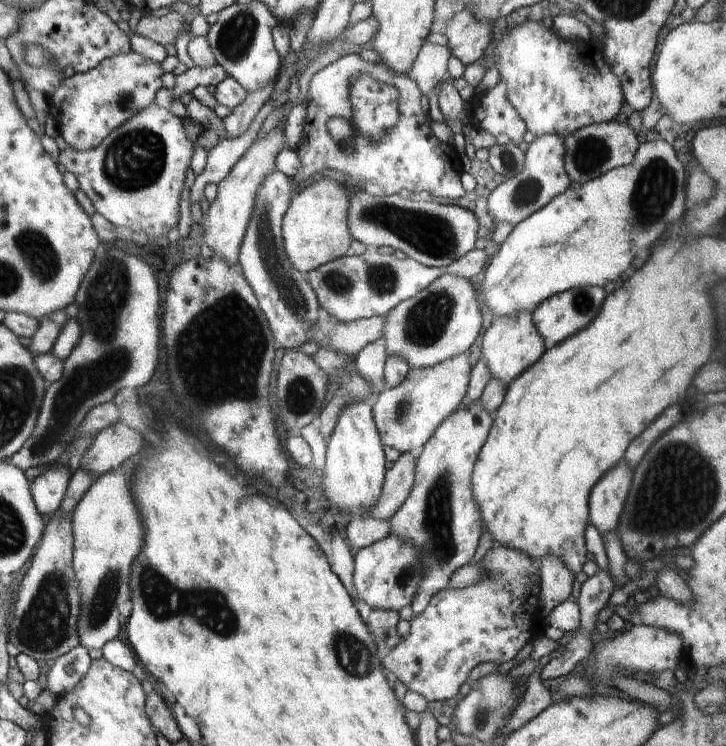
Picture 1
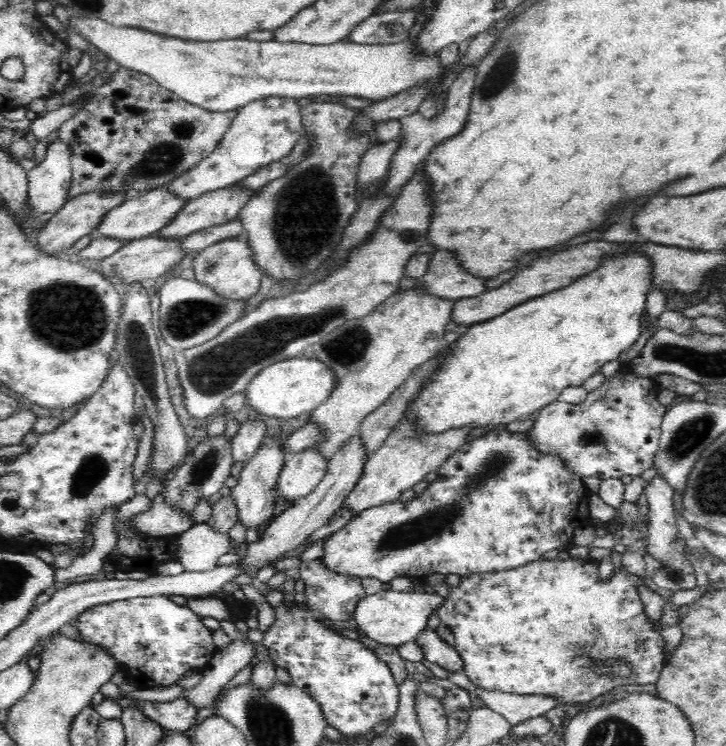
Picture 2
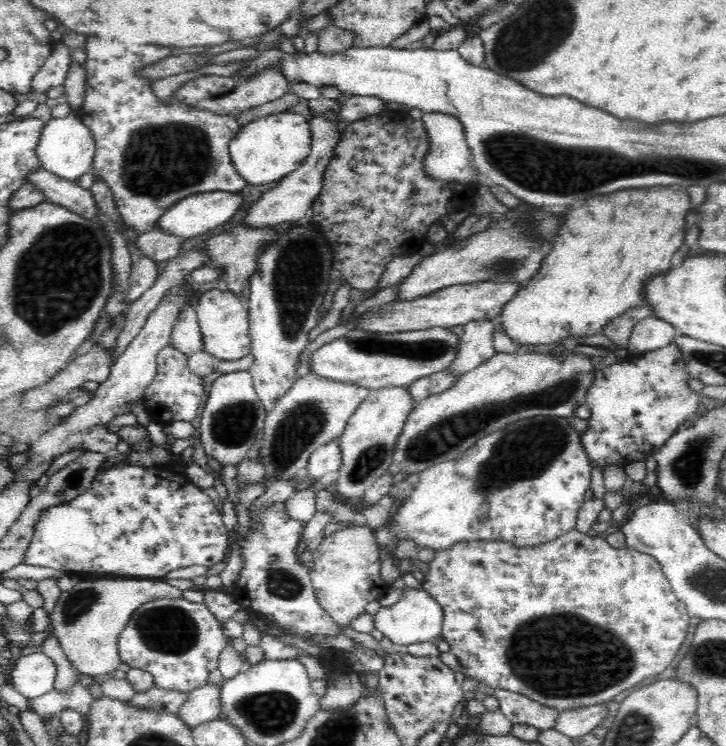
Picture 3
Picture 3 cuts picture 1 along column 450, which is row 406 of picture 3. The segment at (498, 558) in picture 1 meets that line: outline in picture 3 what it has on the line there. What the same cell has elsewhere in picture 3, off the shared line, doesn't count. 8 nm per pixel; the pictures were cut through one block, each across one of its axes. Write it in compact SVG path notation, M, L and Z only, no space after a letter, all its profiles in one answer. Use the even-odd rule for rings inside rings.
M670 344L662 348L641 353L634 361L621 361L596 372L586 394L586 404L591 411L587 418L588 430L581 433L580 440L592 467L606 470L610 464L623 467L628 462L638 462L653 456L680 426L685 426L701 410L698 392L690 389L687 381L691 378L684 366L680 349Z

